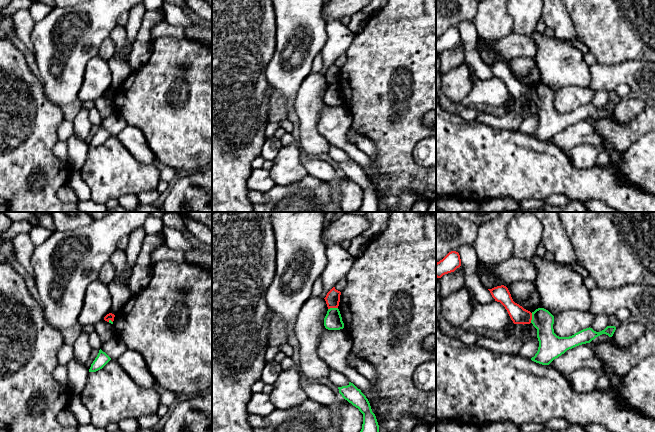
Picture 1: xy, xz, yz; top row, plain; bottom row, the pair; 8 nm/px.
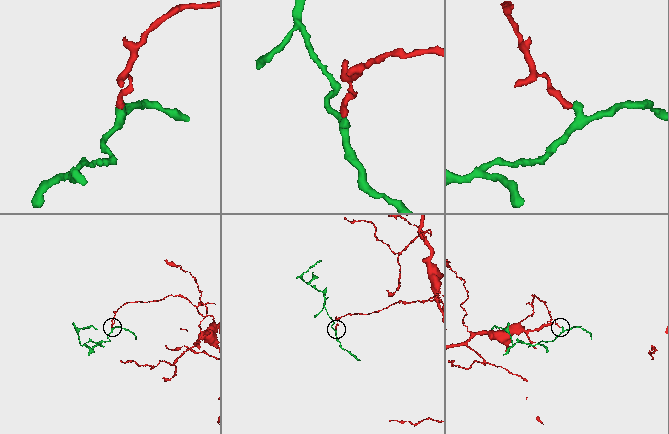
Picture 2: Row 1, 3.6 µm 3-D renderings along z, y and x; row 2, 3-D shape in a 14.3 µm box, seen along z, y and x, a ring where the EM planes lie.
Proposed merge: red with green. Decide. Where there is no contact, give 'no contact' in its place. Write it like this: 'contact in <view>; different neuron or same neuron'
contact in xz; different neuron

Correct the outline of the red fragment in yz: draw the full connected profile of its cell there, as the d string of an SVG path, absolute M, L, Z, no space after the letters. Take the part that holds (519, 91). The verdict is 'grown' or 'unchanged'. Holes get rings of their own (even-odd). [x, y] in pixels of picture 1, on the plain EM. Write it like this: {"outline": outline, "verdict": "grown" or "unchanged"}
{"outline": "M501 61L488 66L495 77L500 78L505 83L514 100L531 99L532 89L513 77L506 62Z", "verdict": "unchanged"}

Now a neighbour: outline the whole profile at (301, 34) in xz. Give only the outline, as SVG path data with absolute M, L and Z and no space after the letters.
M323 0L272 2L276 14L276 49L266 68L266 77L290 112L294 109L301 84L311 74L314 58L323 50L328 40L326 23L322 16Z

